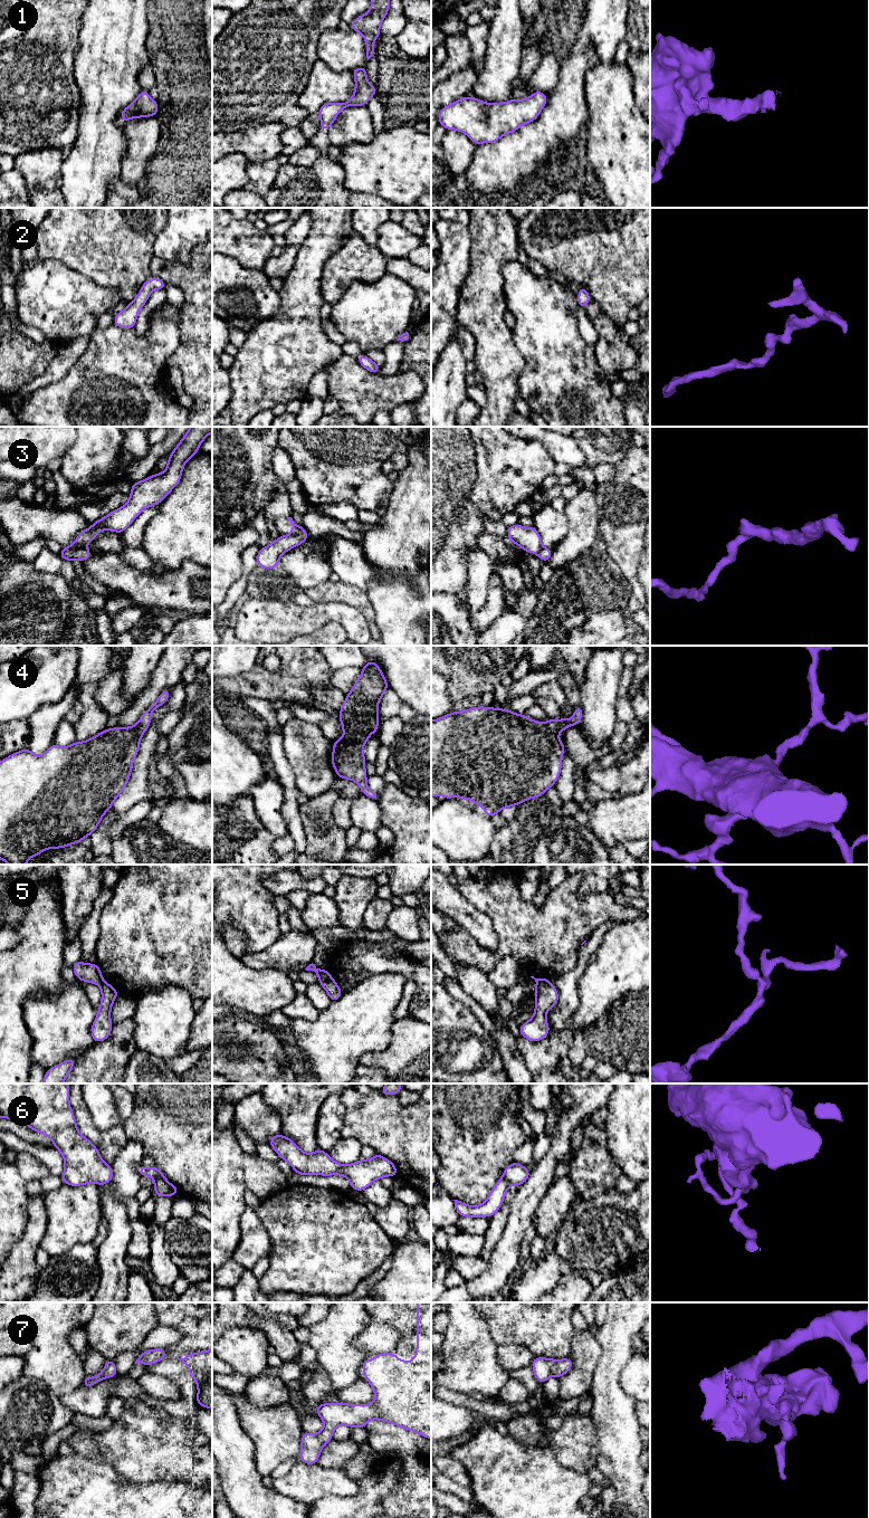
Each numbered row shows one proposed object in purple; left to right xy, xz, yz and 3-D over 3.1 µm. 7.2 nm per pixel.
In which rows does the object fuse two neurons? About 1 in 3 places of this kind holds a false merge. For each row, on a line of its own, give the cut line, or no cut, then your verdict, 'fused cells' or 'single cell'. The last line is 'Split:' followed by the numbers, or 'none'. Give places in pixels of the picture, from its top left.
1: no cut | single cell
2: no cut | single cell
3: xy (67, 547), (84, 547) | fused cells
4: no cut | single cell
5: xz (321, 970), (318, 975) | fused cells
6: xy (155, 1180), (163, 1180), (174, 1194) | fused cells
7: no cut | single cell
Split: 3, 5, 6

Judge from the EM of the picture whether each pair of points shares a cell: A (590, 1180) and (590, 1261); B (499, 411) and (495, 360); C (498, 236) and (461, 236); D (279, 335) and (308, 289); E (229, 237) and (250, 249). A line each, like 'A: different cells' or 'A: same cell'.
A: different cells
B: same cell
C: different cells
D: same cell
E: same cell

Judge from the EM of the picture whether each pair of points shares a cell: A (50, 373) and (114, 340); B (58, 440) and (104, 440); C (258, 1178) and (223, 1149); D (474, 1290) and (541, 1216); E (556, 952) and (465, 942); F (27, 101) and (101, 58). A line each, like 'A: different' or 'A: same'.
A: different
B: different
C: different
D: different
E: same
F: different

